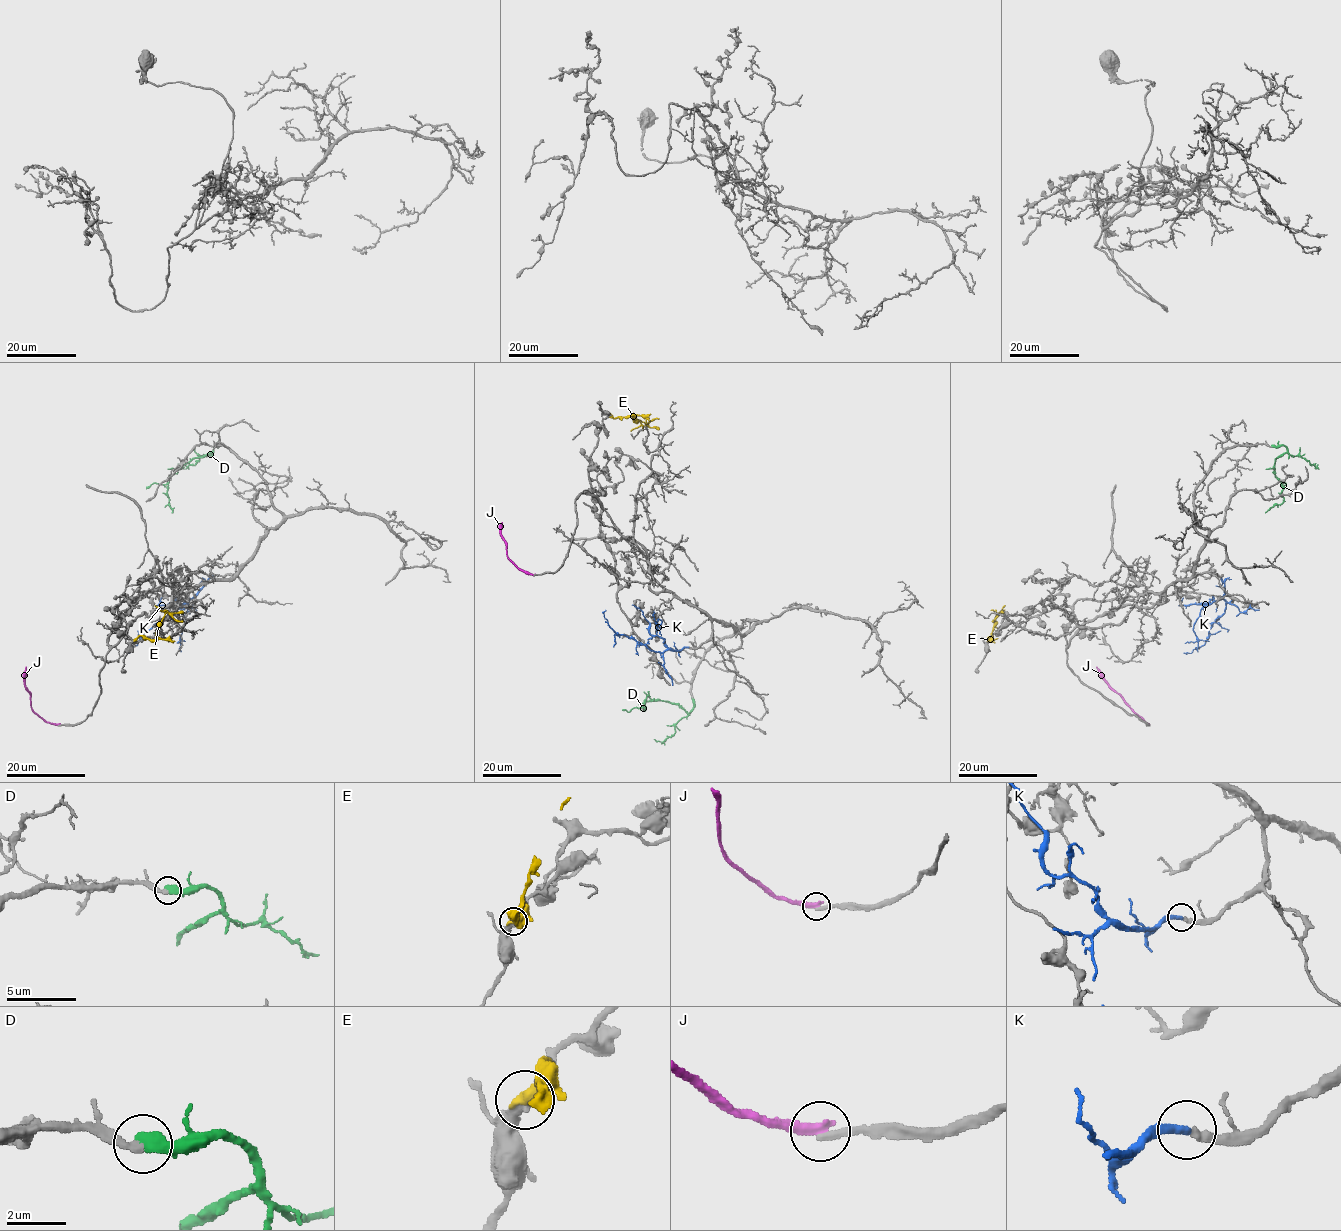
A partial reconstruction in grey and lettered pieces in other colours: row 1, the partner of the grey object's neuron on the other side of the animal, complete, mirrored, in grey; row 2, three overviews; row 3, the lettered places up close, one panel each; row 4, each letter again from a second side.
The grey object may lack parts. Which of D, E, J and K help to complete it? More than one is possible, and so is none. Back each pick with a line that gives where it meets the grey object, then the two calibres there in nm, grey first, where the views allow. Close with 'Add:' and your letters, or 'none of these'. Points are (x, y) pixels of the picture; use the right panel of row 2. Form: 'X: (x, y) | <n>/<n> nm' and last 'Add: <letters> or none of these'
D: (1272, 446) | 300/550 nm
K: (1221, 576) | 280/300 nm
Add: D, K

